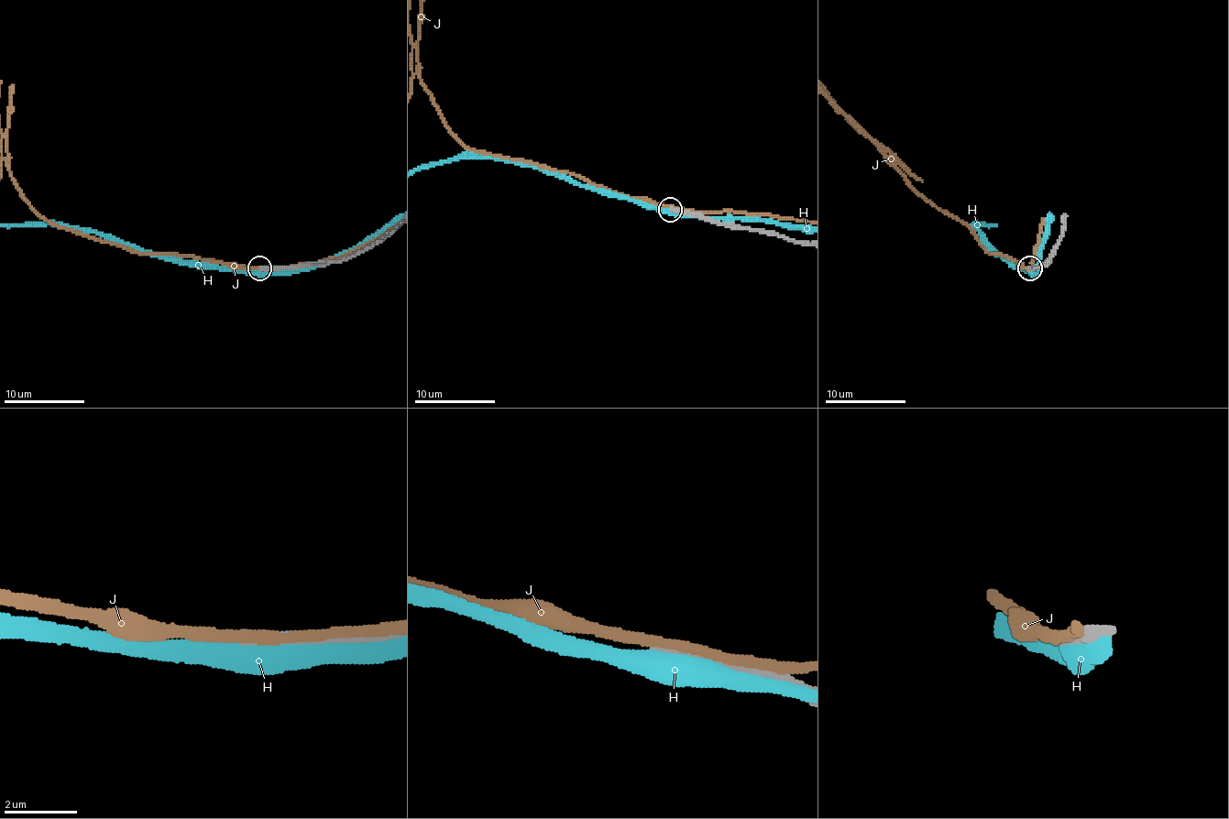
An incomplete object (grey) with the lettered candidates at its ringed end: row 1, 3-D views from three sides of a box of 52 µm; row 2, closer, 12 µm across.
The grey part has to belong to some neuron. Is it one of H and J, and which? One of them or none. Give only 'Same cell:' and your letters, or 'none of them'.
Same cell: none of them

